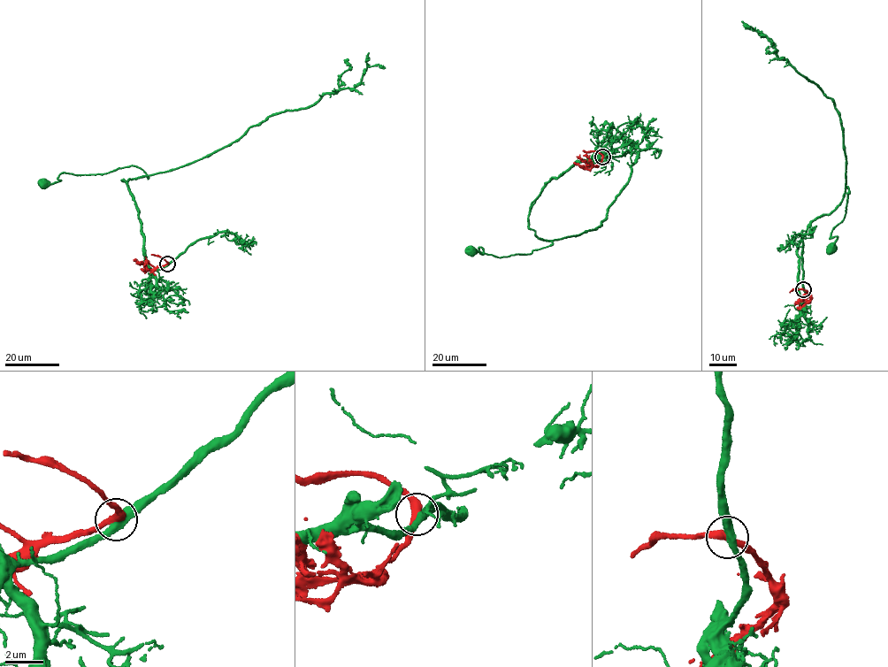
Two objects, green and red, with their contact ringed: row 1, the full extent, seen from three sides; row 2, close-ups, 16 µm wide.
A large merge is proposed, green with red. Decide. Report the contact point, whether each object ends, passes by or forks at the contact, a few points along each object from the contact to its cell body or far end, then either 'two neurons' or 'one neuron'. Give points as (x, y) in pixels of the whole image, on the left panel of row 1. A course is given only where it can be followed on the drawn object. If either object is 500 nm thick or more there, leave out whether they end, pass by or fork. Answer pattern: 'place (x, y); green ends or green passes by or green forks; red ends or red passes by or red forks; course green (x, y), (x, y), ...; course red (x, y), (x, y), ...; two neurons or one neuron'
place (167, 264); green passes by; red passes by; course green (167, 264), (154, 270), (146, 261), (139, 209), (122, 180), (148, 178), (141, 169), (63, 172), (44, 183); course red (167, 264), (148, 269), (133, 259); two neurons

